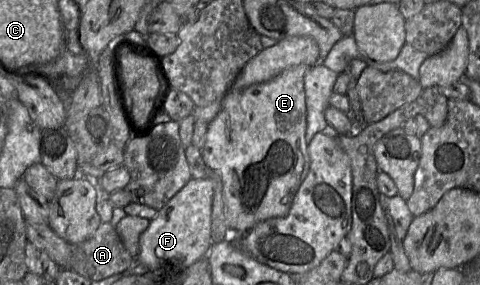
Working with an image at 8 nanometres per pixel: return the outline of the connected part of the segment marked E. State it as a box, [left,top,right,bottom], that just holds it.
[201,64,309,240]

